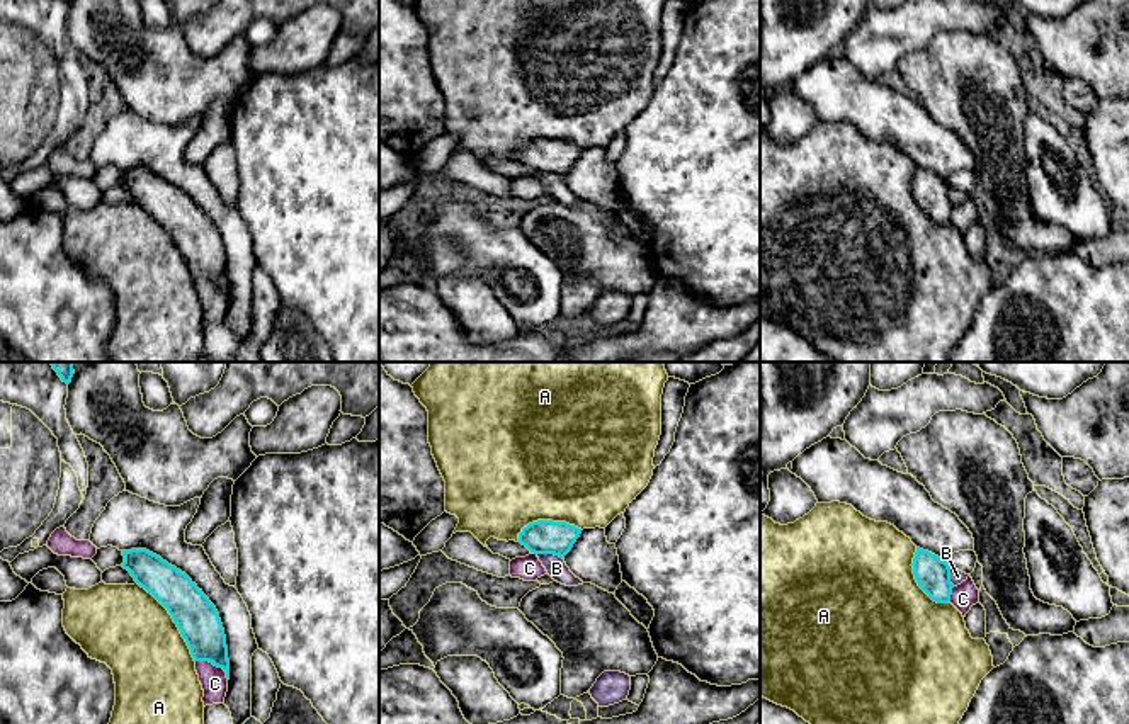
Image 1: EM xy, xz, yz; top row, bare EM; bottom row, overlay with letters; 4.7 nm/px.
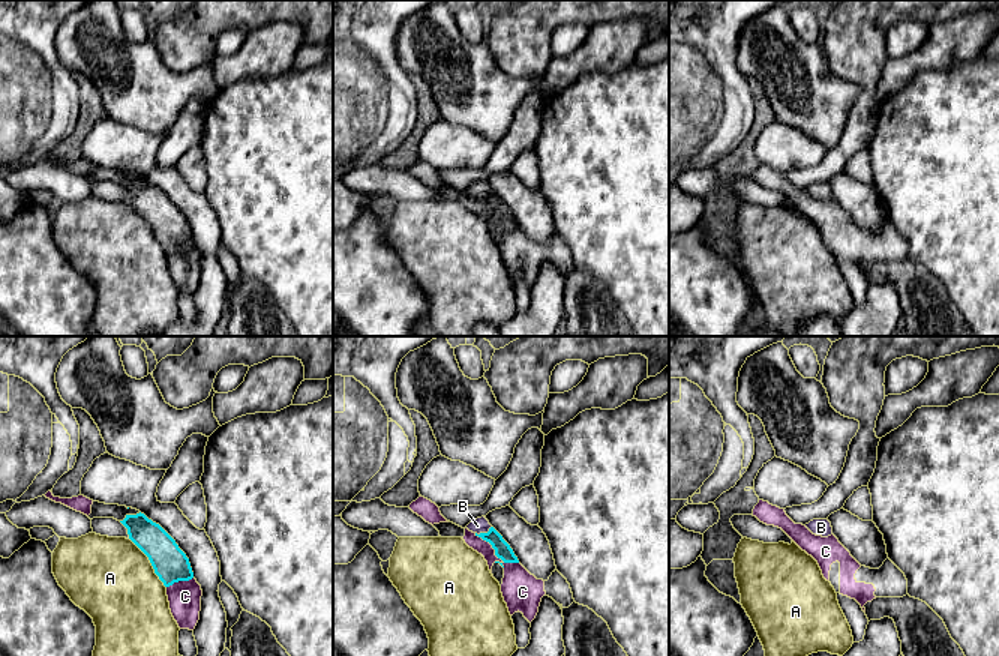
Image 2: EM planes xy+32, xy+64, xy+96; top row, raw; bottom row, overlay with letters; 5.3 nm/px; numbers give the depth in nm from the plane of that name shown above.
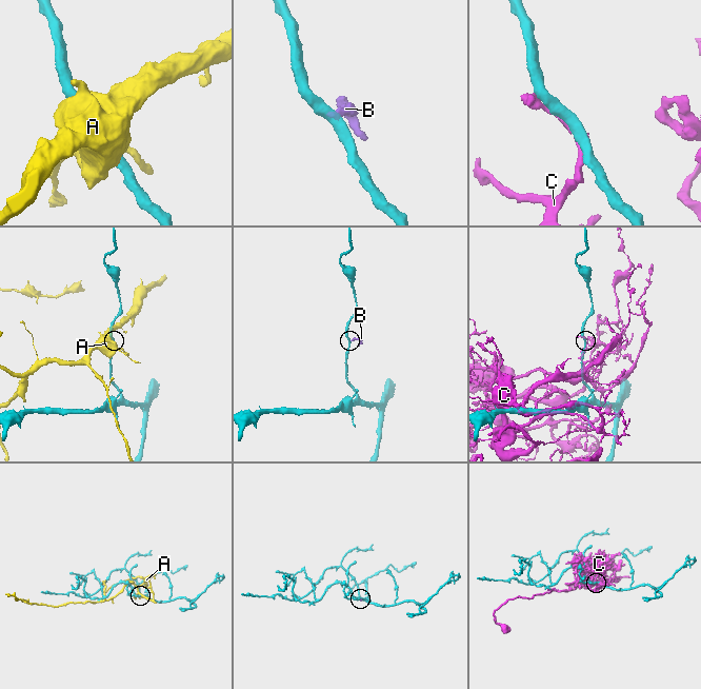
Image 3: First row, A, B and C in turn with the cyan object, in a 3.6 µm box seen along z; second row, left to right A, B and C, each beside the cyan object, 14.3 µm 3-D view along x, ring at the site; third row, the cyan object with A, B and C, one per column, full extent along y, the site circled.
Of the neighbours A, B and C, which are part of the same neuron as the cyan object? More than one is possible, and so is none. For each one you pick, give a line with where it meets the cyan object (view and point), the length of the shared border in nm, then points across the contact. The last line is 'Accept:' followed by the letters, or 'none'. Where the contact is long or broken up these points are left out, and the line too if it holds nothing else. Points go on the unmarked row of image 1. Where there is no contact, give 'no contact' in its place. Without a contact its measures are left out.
Accept: none

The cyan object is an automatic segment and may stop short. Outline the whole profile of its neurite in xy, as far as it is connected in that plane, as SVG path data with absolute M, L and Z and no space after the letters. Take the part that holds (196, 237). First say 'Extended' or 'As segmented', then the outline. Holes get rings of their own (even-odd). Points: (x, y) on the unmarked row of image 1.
As segmented. M146 168L122 170L122 175L122 187L168 229L194 280L223 287L230 299L224 248L202 209L185 192Z

